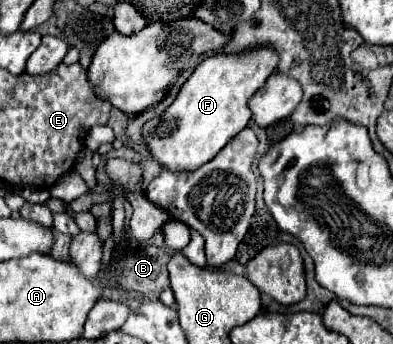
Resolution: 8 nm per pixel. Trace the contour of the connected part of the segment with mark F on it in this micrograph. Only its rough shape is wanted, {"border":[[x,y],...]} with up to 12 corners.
{"border":[[269,48],[211,56],[143,126],[163,168],[203,166],[273,74]]}

